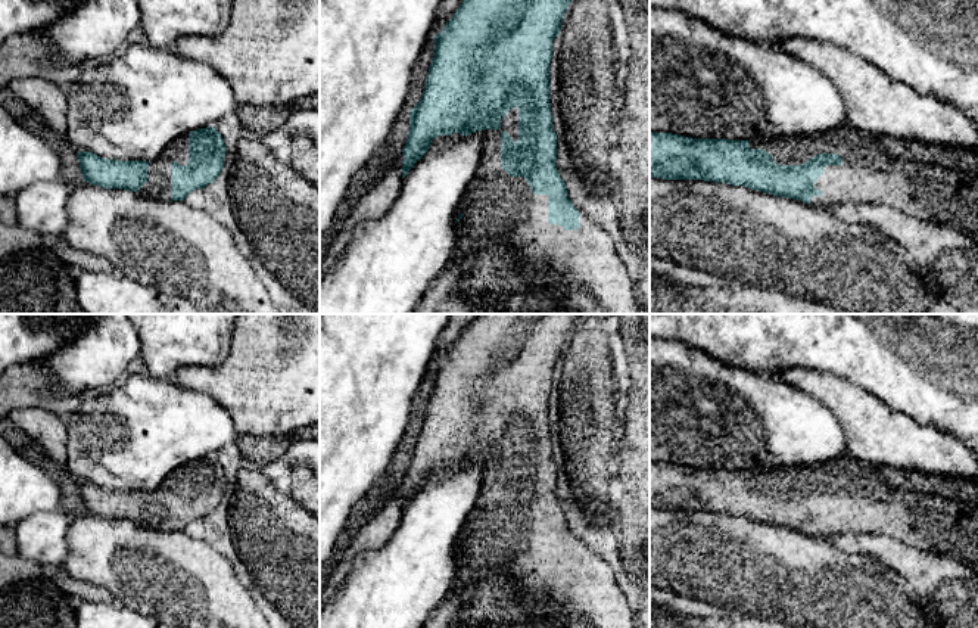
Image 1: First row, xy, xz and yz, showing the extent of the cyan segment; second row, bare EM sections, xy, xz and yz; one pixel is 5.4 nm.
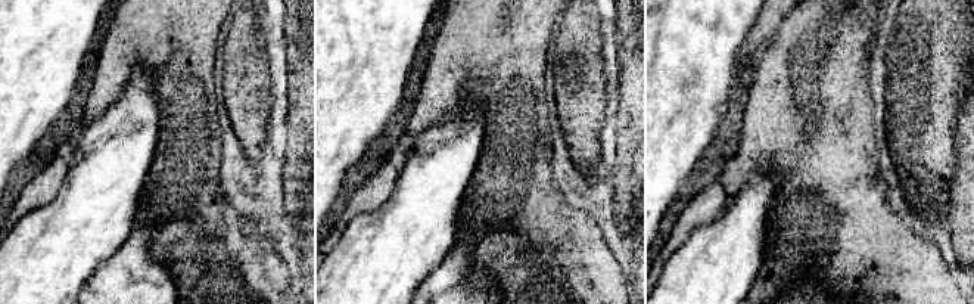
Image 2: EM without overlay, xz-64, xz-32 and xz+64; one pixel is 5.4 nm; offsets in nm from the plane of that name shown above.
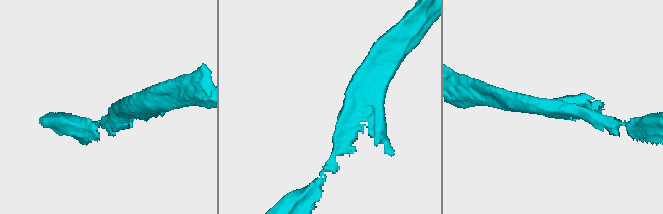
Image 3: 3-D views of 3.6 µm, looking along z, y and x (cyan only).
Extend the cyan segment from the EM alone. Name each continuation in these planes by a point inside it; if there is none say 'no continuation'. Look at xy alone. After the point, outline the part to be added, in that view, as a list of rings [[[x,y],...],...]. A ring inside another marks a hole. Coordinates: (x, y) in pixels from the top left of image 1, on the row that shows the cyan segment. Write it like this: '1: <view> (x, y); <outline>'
1: xy (158, 186); [[[189,133],[174,139],[162,153],[149,162],[147,181],[136,192],[155,200],[171,200],[171,162],[189,164]]]

